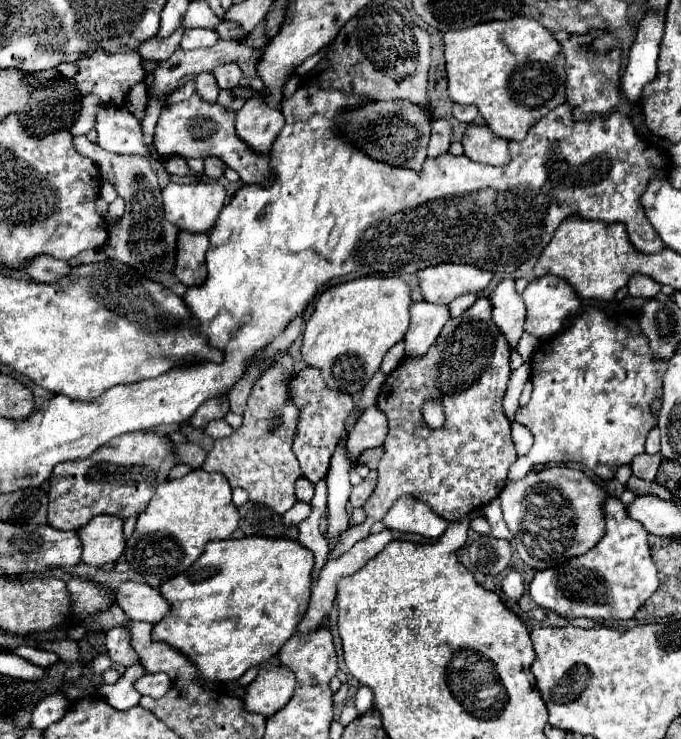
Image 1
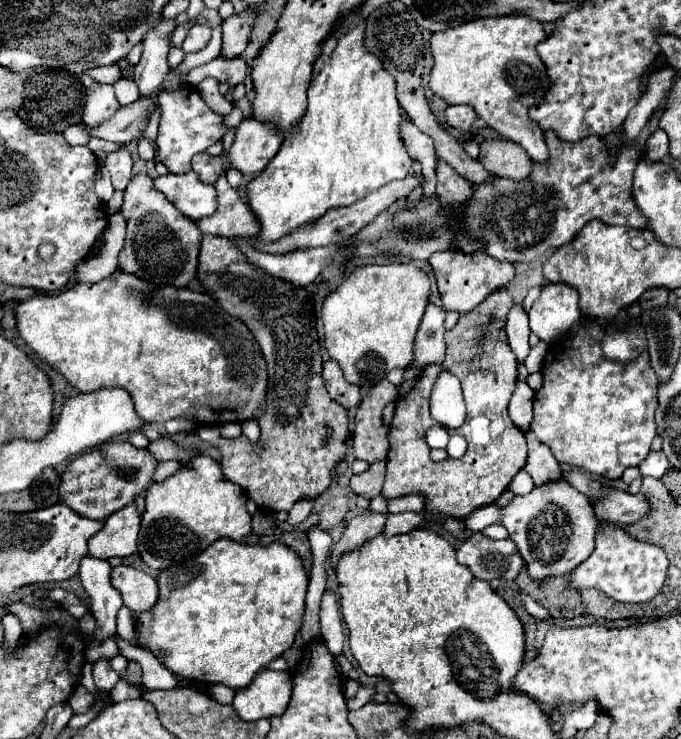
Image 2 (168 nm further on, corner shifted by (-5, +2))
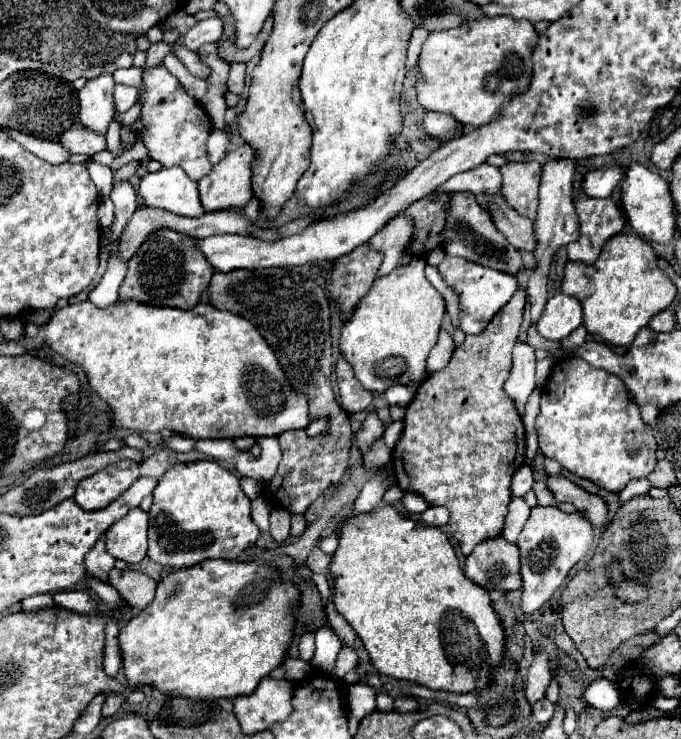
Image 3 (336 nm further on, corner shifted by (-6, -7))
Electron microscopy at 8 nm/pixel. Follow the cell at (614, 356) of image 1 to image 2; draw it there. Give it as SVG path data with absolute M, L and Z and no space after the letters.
M581 323L577 333L557 343L551 343L543 361L543 387L535 393L533 403L533 421L531 431L541 443L545 443L559 463L577 465L589 473L619 479L623 471L631 465L639 465L649 449L651 441L657 435L655 431L655 409L657 409L657 377L649 365L647 351L635 361L621 365L603 355L603 337L605 329L599 323Z

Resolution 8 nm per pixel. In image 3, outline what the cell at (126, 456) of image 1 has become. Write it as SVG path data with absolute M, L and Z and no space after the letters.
M120 460L110 464L80 482L74 494L74 502L84 510L100 510L108 506L108 502L116 500L116 496L120 496L128 486L132 486L138 476L140 468L134 460Z

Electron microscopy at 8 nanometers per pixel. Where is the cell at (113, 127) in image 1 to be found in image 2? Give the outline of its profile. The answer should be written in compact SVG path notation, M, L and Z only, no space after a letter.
M95 85L93 89L87 89L87 103L83 111L83 123L85 125L101 125L103 121L111 119L113 113L121 105L117 103L113 95L113 85Z

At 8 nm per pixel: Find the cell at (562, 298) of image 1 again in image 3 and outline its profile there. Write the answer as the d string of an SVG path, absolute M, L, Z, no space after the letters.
M556 294L548 300L542 318L538 320L538 332L546 340L564 340L582 324L582 306L576 298Z

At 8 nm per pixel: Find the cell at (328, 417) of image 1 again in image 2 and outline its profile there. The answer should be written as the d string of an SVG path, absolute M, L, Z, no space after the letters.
M325 361L323 363L323 381L327 385L327 391L329 391L331 399L337 401L341 407L351 409L361 401L359 387L347 383L343 379L343 373L341 373L339 365L335 365L335 361Z

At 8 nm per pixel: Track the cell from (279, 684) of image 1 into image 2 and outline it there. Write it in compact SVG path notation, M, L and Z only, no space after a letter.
M259 671L247 687L235 693L233 707L243 721L257 721L261 717L281 715L289 705L291 689L291 673Z

